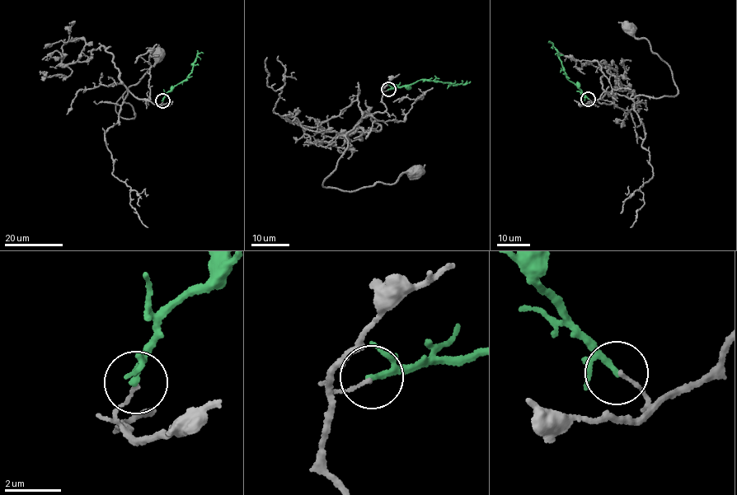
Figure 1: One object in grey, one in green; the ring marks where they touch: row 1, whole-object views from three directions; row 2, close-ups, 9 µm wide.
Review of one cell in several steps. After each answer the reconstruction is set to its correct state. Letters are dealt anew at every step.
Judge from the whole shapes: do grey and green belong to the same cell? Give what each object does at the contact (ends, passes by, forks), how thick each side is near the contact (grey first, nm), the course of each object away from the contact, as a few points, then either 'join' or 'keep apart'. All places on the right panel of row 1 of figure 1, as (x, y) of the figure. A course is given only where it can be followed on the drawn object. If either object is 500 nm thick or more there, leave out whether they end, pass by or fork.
grey ends | green passes by | 110/160 nm | grey via (589, 98), (593, 101), (605, 91), (609, 96), (631, 99), (678, 93), (668, 66), (647, 40), (626, 30) | green via (588, 98), (565, 77), (556, 49), (548, 41) | keep apart

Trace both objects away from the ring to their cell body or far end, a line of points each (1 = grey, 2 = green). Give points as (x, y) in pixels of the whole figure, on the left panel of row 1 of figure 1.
1: (163, 100), (153, 105), (128, 91), (124, 101), (134, 118), (115, 110), (157, 53)
2: (162, 100), (166, 92), (191, 72), (198, 53), (203, 53)

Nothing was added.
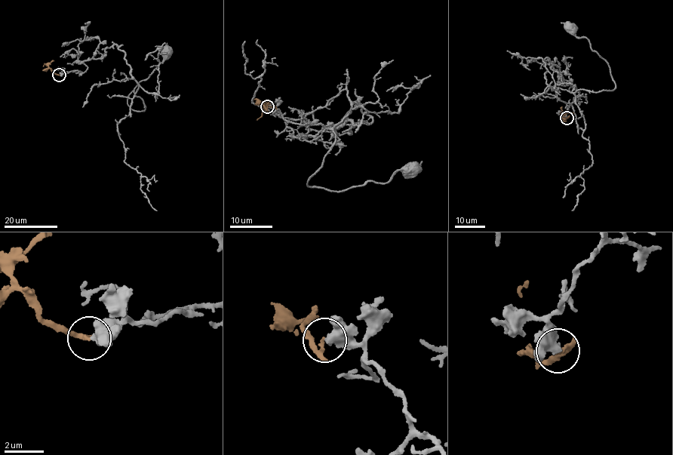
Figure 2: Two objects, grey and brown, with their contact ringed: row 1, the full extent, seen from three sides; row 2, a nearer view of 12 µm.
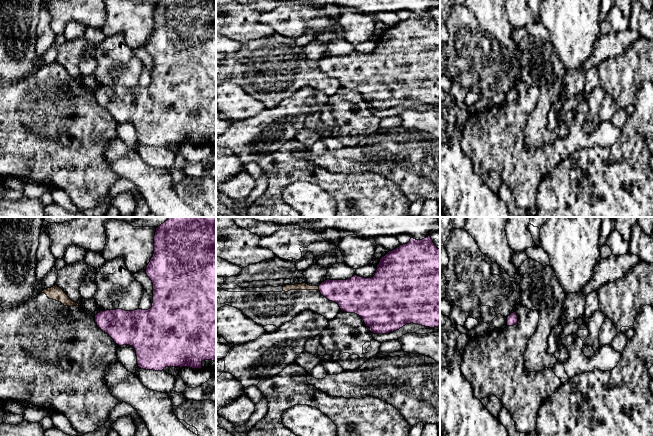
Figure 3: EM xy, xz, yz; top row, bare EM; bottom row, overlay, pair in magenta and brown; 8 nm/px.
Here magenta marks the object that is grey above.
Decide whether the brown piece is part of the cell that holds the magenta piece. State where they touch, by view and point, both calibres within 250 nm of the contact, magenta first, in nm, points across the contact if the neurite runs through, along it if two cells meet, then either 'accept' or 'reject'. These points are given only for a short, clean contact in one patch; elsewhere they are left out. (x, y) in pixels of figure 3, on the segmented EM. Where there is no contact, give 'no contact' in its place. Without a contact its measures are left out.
contact xz (319, 288); calibres 240 and 60 nm; border xz (318, 286), (319, 289); reject

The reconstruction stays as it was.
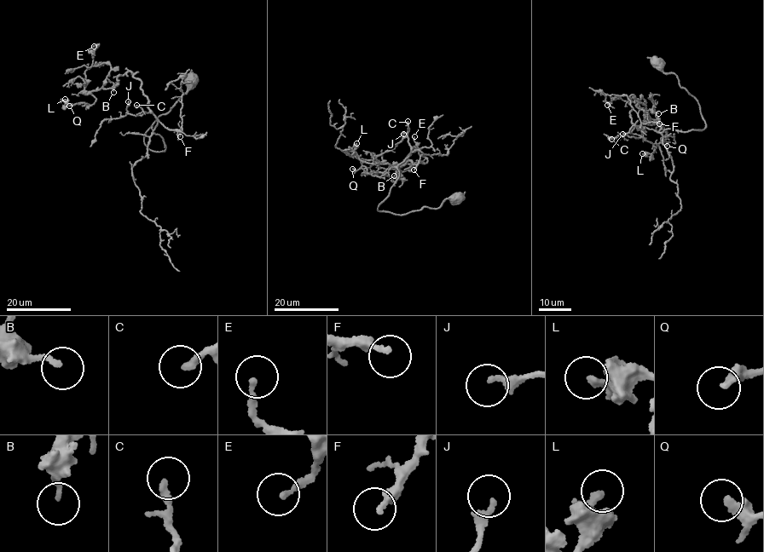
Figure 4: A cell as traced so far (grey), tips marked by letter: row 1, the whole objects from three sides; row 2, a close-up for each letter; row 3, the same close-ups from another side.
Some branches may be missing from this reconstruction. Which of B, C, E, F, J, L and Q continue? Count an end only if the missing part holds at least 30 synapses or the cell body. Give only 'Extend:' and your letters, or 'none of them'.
Extend: C

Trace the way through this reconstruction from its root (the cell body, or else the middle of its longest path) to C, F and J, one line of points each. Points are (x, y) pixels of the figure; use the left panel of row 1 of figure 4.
C: (189, 79), (186, 92), (145, 135), (146, 146), (164, 151), (163, 140), (153, 132), (156, 117), (136, 105)
F: (189, 79), (186, 92), (149, 129), (144, 144), (164, 151), (153, 132), (158, 121), (182, 128), (180, 136)
J: (189, 79), (145, 135), (146, 146), (164, 151), (153, 132), (156, 117), (130, 114), (128, 101)

